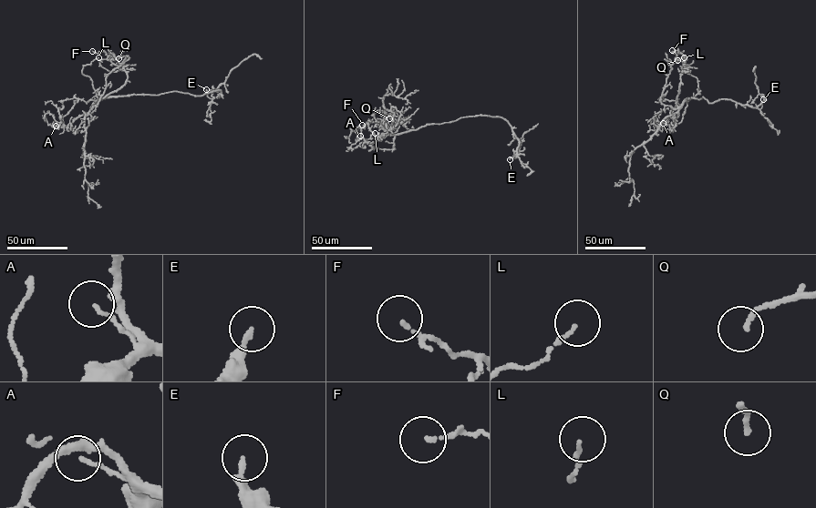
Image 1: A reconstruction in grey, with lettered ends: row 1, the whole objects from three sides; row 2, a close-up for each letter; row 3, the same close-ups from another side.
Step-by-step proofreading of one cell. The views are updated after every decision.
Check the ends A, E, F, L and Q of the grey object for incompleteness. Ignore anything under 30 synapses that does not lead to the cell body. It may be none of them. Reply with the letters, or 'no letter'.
no letter

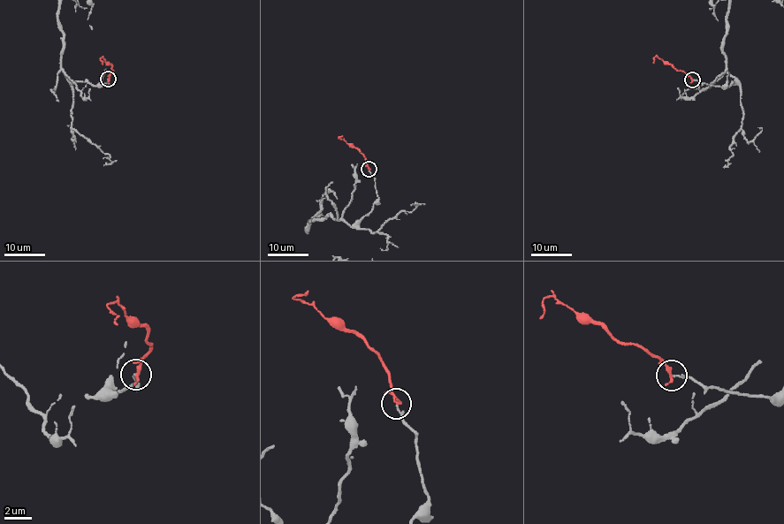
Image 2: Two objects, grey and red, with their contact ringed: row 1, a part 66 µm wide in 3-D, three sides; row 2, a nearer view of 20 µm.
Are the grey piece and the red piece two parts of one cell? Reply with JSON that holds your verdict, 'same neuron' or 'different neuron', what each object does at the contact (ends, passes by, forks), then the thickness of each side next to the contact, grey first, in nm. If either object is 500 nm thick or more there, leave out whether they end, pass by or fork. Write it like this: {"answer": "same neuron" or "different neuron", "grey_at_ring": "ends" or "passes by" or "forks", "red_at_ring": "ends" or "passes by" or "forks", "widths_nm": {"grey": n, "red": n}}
{"answer": "same neuron", "grey_at_ring": "ends", "red_at_ring": "ends", "widths_nm": {"grey": 130, "red": 300}}

